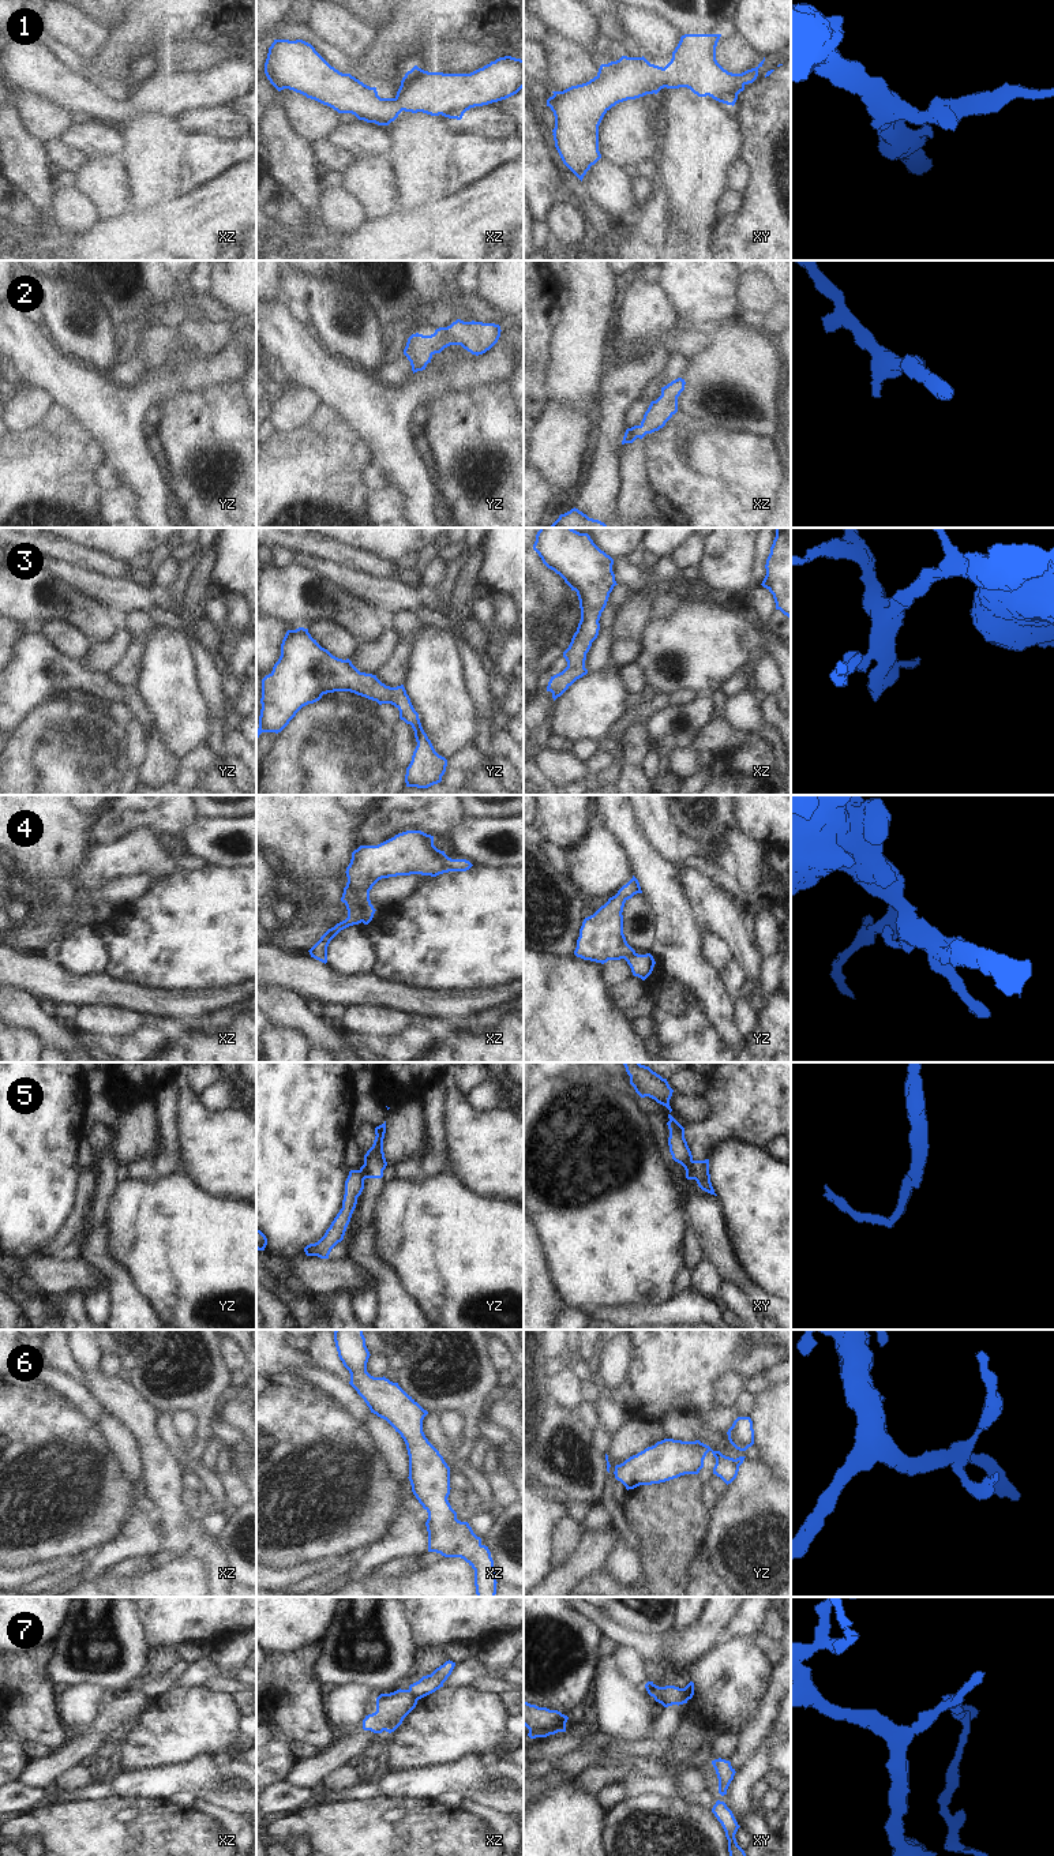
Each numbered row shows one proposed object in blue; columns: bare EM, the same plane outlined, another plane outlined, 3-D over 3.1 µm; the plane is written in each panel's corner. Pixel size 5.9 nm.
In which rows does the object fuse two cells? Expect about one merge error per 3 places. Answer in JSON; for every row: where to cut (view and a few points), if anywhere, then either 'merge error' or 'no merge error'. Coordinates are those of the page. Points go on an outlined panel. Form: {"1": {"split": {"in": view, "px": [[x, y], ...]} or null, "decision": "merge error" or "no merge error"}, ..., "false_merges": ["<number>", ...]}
{"1": {"split": null, "decision": "no merge error"}, "2": {"split": null, "decision": "no merge error"}, "3": {"split": null, "decision": "no merge error"}, "4": {"split": {"in": "xz", "px": [[345, 887], [360, 906], [362, 921]]}, "decision": "merge error"}, "5": {"split": {"in": "xy", "px": [[693, 1161], [690, 1178]]}, "decision": "merge error"}, "6": {"split": {"in": "yz", "px": [[723, 1455], [716, 1459]]}, "decision": "merge error"}, "7": {"split": {"in": "xz", "px": [[409, 1688], [419, 1698]]}, "decision": "merge error"}, "false_merges": ["4", "5", "6", "7"]}

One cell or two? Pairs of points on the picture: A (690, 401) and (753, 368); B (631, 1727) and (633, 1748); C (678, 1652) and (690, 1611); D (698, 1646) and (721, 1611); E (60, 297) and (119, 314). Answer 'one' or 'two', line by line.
A: one
B: two
C: two
D: one
E: two

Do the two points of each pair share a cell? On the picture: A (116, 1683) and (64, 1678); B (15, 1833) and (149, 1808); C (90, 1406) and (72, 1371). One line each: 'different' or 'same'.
A: same
B: same
C: different

